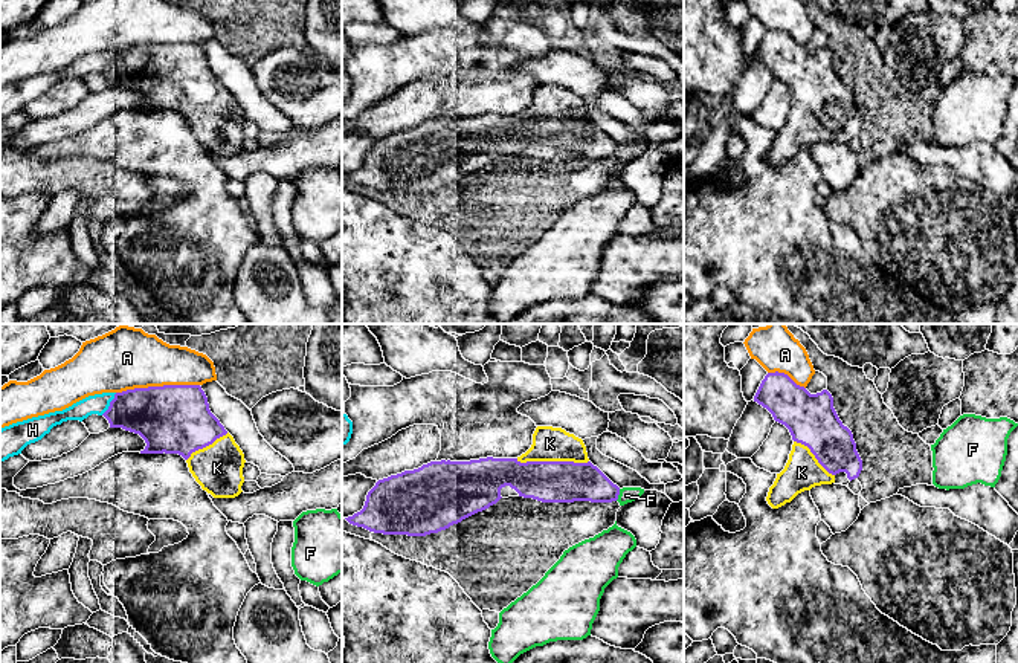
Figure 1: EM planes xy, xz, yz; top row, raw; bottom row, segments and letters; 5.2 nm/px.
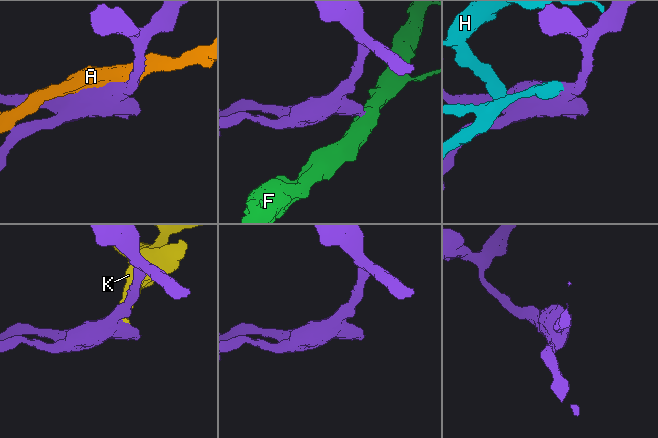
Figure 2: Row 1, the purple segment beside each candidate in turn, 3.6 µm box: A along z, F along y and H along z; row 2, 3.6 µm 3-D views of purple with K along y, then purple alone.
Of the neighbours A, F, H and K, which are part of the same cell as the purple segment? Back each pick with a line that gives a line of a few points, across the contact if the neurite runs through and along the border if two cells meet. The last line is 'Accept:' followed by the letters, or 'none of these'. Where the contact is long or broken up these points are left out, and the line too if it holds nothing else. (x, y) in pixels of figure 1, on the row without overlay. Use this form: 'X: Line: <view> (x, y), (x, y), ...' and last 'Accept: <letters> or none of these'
Accept: K

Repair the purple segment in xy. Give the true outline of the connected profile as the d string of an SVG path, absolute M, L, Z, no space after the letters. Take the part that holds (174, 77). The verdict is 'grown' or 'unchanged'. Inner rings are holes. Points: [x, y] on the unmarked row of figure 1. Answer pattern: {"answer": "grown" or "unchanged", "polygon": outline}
{"answer": "grown", "polygon": "M163 43L116 50L102 73L108 78L110 86L139 92L147 101L140 112L182 113L195 139L214 156L235 156L243 150L244 112L211 70L200 43Z"}

